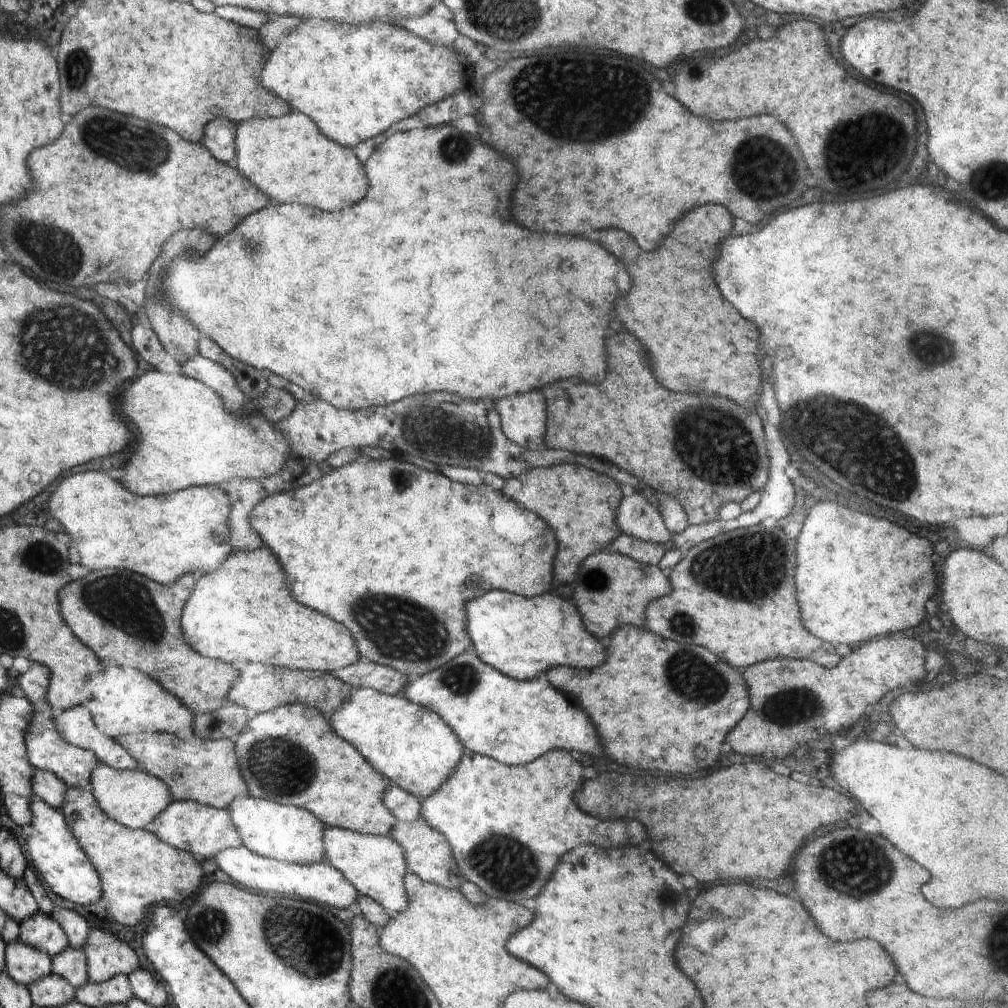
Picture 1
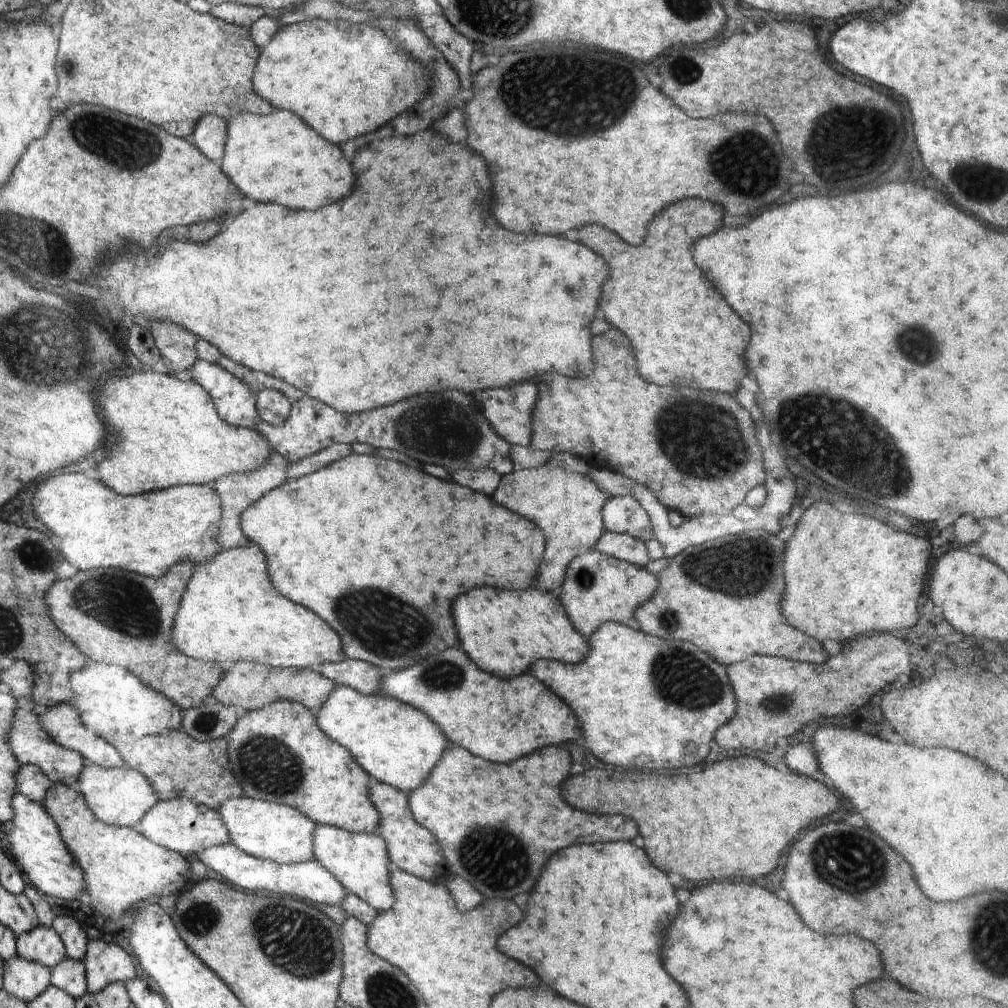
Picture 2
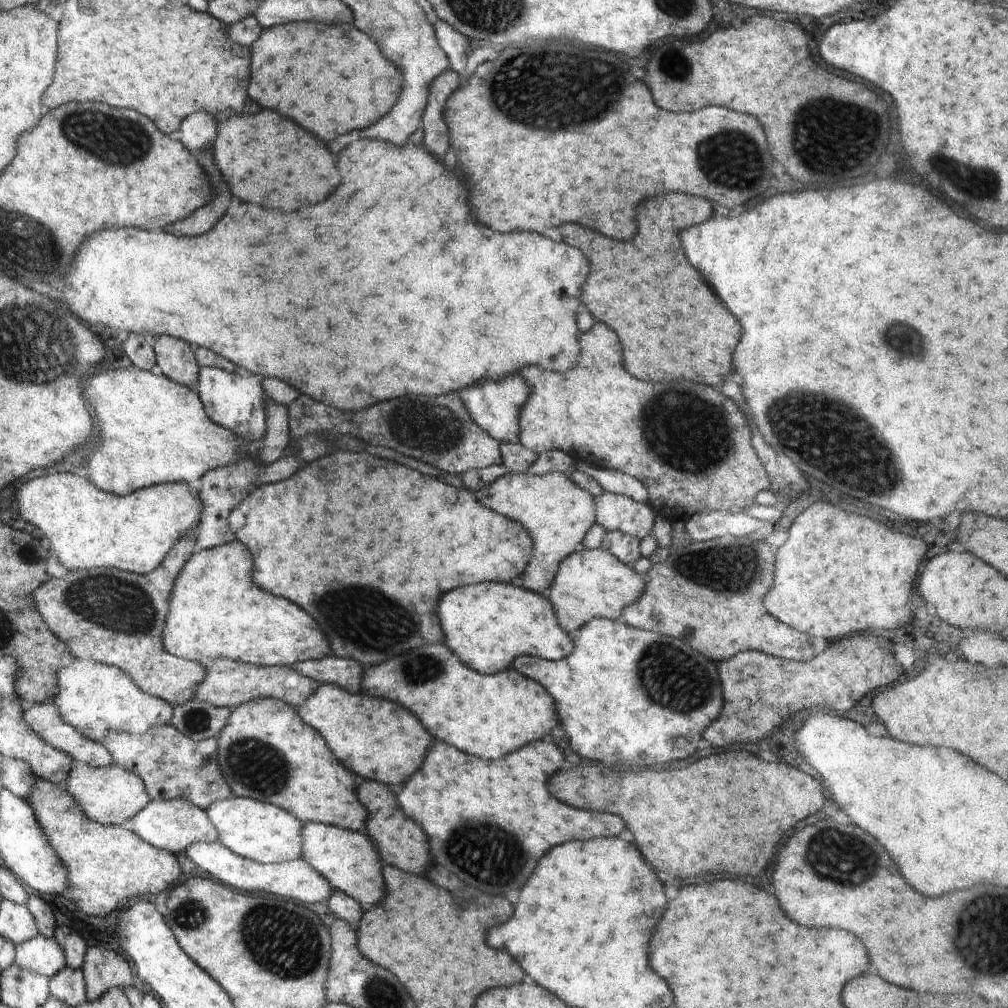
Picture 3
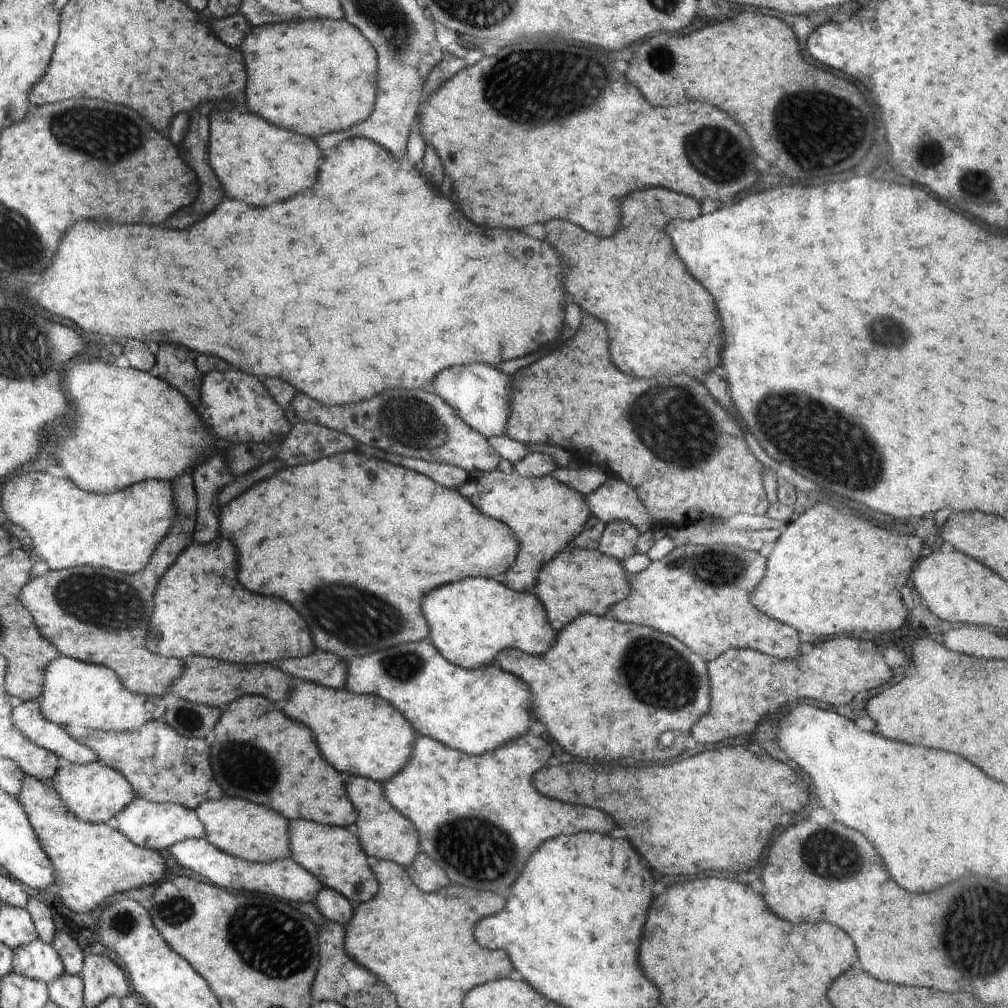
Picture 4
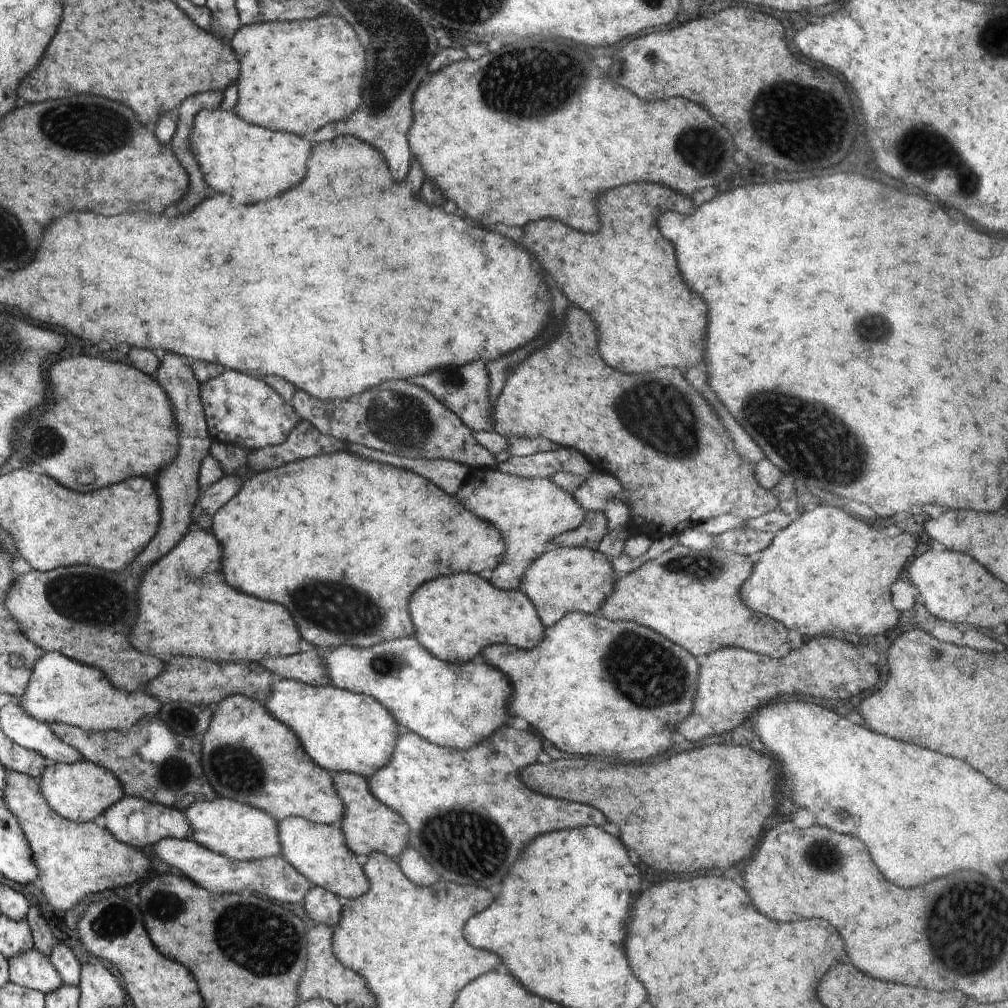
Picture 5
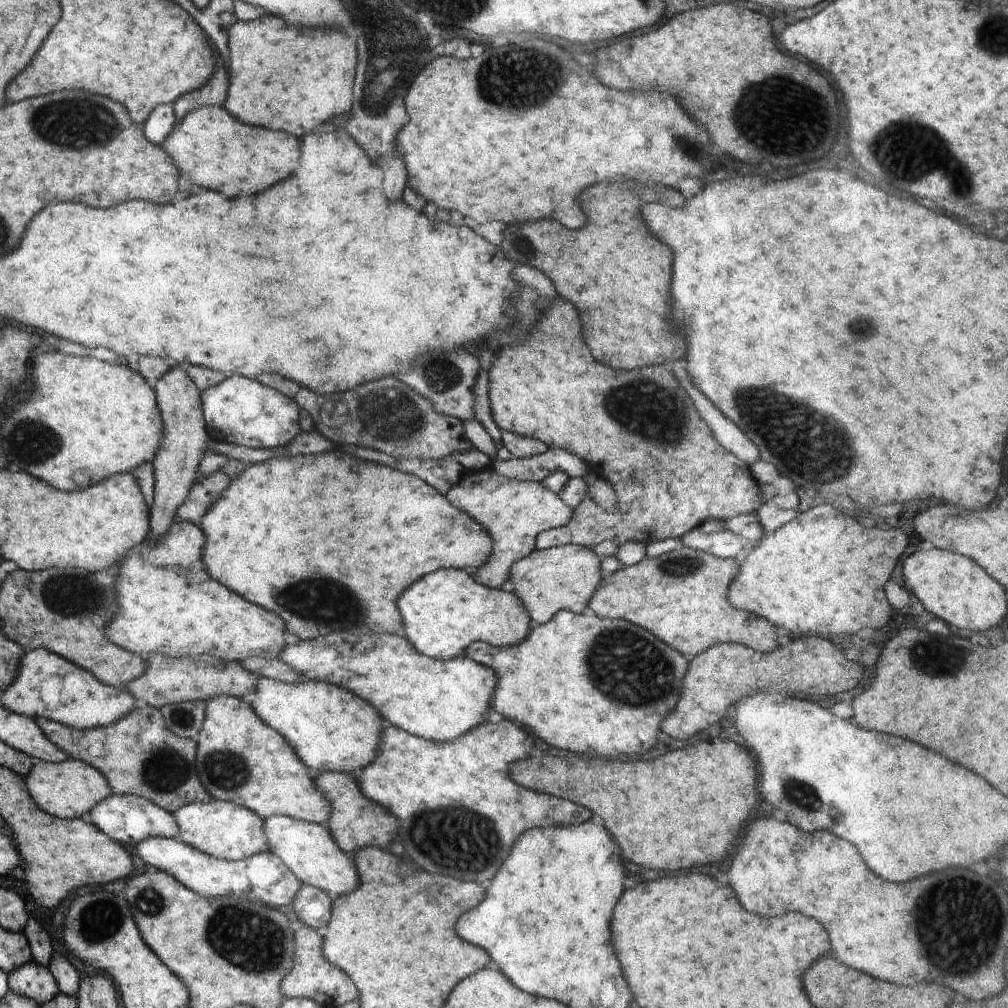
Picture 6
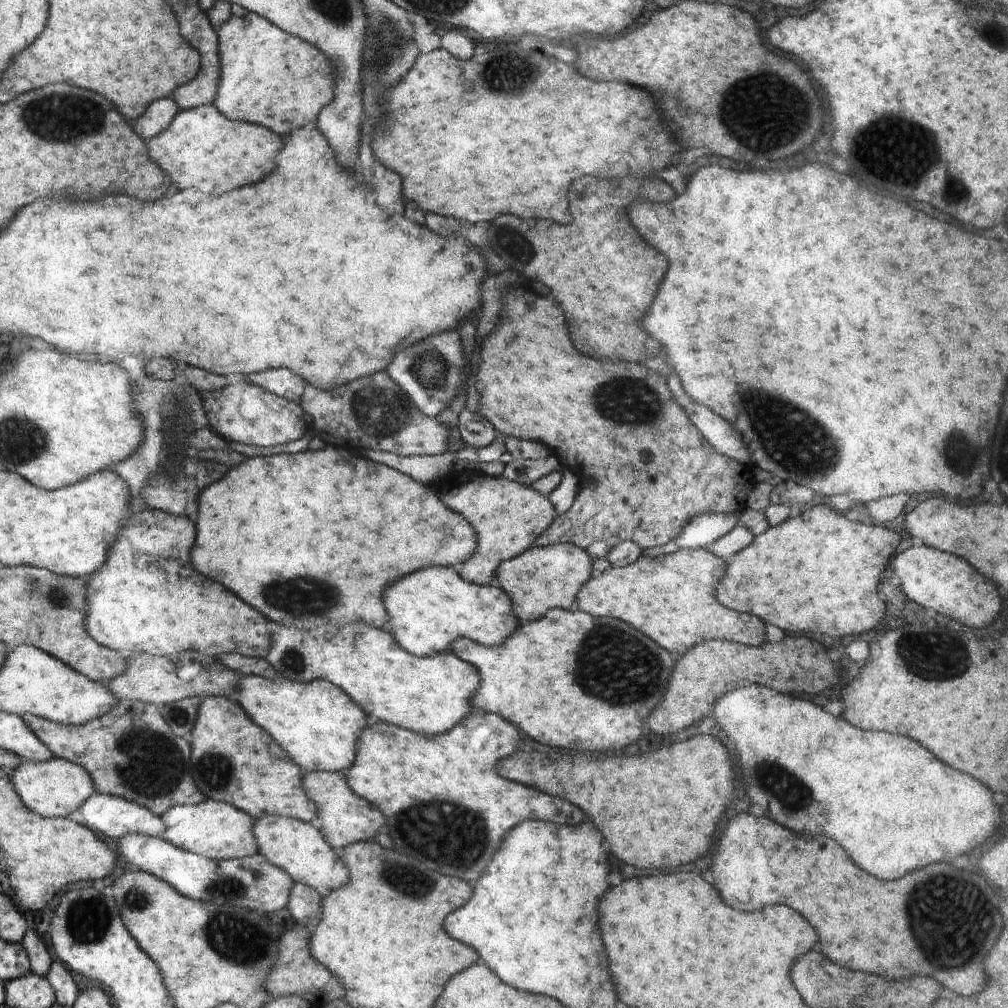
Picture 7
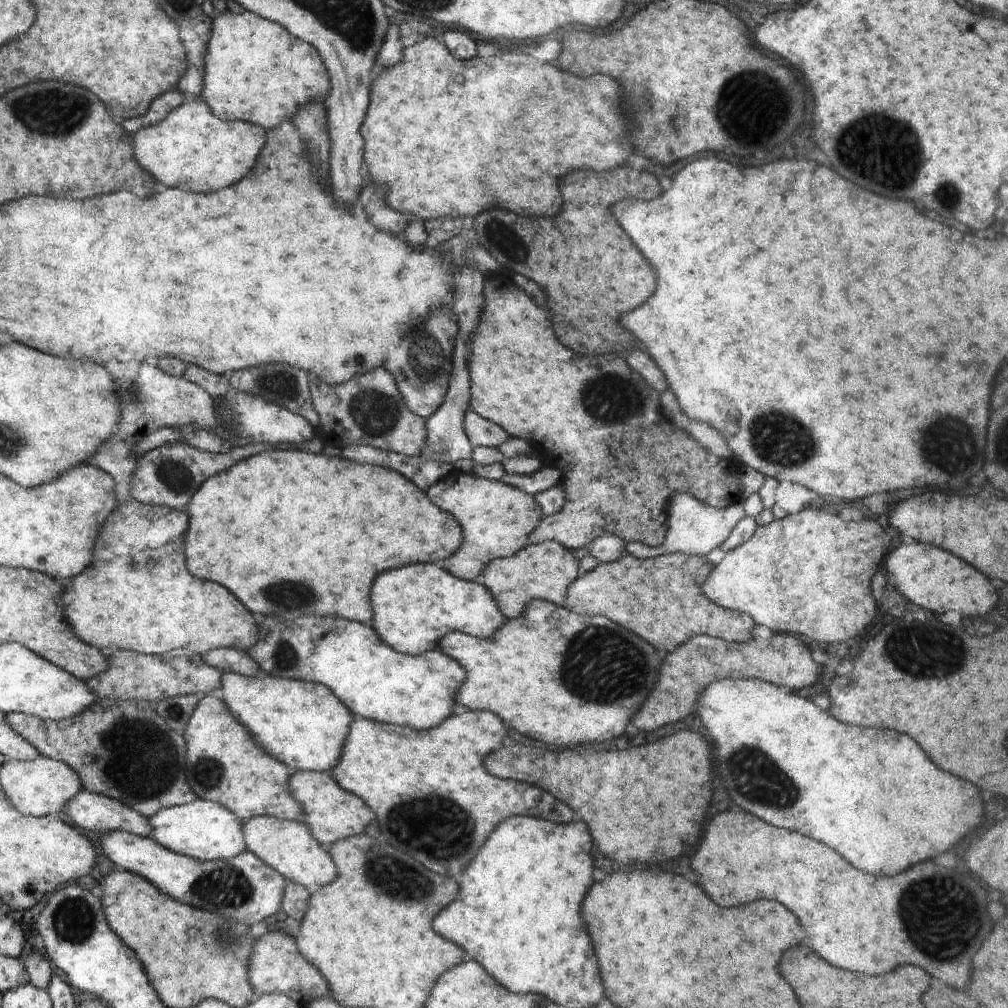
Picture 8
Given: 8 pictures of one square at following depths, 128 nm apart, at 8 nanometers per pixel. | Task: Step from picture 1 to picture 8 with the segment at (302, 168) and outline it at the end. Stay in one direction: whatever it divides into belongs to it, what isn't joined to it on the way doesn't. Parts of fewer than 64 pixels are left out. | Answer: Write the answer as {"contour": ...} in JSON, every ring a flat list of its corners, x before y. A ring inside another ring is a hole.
{"contour":[[186,102,158,124,134,134,133,151,138,164,158,182,190,192,218,192,242,180,252,168,266,142,267,130,246,121,218,118,205,102]]}

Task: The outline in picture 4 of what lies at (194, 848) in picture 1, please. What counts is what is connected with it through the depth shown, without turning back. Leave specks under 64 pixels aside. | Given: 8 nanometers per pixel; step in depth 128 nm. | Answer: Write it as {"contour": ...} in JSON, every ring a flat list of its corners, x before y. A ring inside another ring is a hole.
{"contour":[[137,797,125,811,114,818,118,822,118,832,128,837,133,844,142,845,150,850,167,850,172,844,185,839,206,839,206,828,198,820,195,810,180,804,154,803]]}

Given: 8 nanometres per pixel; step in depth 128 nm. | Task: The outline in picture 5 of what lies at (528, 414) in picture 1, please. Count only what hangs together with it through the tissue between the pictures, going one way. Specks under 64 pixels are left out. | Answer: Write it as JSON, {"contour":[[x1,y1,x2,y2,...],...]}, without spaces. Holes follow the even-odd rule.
{"contour":[[470,362,462,370,448,366,438,368,426,376,414,376,414,384,425,388,442,405,449,408,472,431,490,431,493,428,493,406,489,399,488,372,482,362]]}

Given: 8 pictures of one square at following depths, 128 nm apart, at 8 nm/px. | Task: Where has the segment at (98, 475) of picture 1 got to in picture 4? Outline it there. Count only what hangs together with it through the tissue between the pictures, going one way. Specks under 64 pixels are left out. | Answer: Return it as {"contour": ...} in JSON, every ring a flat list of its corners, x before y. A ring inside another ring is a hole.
{"contour":[[28,472,6,484,2,506,8,520,30,534,36,554,50,570,90,564,136,574,149,565,150,556,176,520,171,482,155,479,112,494,92,494,80,490,72,480]]}

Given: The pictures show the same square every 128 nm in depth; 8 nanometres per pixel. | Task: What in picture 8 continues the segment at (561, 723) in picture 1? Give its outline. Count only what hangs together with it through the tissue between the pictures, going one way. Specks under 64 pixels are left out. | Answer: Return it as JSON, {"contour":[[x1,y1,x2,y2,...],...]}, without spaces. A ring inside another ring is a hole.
{"contour":[[253,615,259,628,259,638,248,653,264,674,321,684,329,688,358,716,390,724,404,724,416,730,436,728,454,714,452,706,456,704,457,690,466,680,467,670,439,648,424,654,407,655,384,643,371,624,350,622,342,618,302,616,298,620,284,620,278,616]]}

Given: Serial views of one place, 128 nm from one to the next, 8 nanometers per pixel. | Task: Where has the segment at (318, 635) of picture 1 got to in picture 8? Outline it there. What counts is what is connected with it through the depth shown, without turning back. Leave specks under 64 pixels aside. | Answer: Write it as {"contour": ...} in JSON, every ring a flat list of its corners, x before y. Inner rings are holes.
{"contour":[[136,499,118,506,109,518,105,520,97,538,96,547,93,548,93,560,86,567,82,576,76,575,72,582,65,586,65,594,62,597,65,607,65,618,83,641,100,648,106,653,115,650,131,650,145,655,161,655,174,648,186,648,192,644,195,654,204,656,207,652,217,648,235,648,248,652,259,638,259,628,253,613,236,600,234,594,230,594,220,584,212,584,206,580,194,578,187,569,187,562,182,544,185,542,185,534,189,525,188,513,171,509,164,505,144,504],[144,550,158,550,158,560,152,564,152,576,148,576,146,584,140,584,140,580,132,580,128,572,134,568,134,558,138,552],[168,566,174,566,174,574,156,574,154,570,168,570]]}

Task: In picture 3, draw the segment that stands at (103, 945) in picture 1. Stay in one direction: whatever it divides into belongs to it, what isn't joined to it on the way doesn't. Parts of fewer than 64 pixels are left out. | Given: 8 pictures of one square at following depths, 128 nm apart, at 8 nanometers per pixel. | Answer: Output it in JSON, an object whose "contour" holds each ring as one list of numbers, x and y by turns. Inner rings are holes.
{"contour":[[101,946,87,947,83,967,87,1000,95,1001,113,988,132,986,132,970,128,962]]}

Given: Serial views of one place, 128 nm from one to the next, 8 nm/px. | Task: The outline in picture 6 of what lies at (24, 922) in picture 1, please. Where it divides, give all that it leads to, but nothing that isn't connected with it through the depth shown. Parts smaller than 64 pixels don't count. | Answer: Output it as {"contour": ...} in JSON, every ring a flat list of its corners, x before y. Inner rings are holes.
{"contour":[[32,960,9,975,9,990,37,1001,39,1005,61,992,49,968]]}

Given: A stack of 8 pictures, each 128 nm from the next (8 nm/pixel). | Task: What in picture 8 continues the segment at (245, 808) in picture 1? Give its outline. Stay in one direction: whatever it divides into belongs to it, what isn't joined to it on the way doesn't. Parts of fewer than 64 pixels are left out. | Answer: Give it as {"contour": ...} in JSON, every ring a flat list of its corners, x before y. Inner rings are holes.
{"contour":[[196,797,185,805,160,809,148,818,150,838,164,848,201,861,226,860,247,850,243,822,229,808]]}

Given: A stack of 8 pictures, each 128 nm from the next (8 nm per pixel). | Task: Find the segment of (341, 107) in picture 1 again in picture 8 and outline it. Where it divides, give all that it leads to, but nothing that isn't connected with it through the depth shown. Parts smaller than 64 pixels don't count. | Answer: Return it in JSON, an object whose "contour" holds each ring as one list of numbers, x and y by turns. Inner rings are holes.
{"contour":[[227,8,212,19,213,28,207,44,203,92,210,110,225,121,246,121,269,130,289,123,307,104,320,103,330,92,331,82,318,50,311,44,292,36,281,24,266,20,256,13,232,13]]}

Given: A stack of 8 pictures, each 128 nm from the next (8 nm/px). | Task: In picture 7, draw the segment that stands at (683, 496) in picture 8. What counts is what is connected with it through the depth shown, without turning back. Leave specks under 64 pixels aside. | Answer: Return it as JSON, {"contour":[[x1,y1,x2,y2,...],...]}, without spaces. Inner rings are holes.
{"contour":[[714,513,691,518,670,542,643,549,649,557,666,556,680,549,704,549,721,536,728,534,739,522,740,513]]}

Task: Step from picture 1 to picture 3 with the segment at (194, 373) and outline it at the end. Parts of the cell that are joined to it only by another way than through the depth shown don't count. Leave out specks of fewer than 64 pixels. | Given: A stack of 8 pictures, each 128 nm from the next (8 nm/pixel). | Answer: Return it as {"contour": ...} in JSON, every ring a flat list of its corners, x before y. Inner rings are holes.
{"contour":[[201,367,197,383,196,393,212,422,227,428,239,438,244,437,248,442,264,439,267,395,262,388,260,376,246,374,244,370,231,373,216,367]]}

